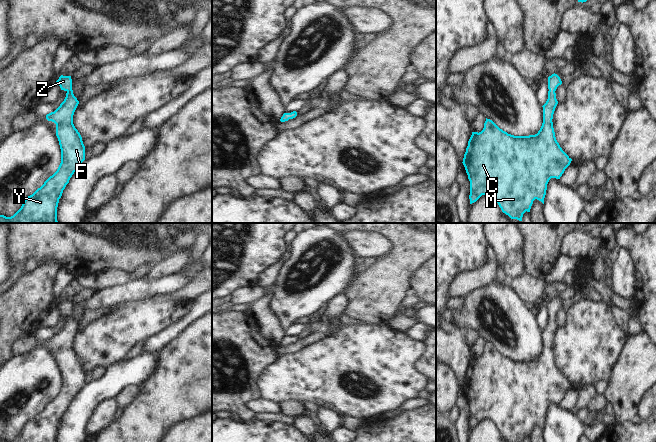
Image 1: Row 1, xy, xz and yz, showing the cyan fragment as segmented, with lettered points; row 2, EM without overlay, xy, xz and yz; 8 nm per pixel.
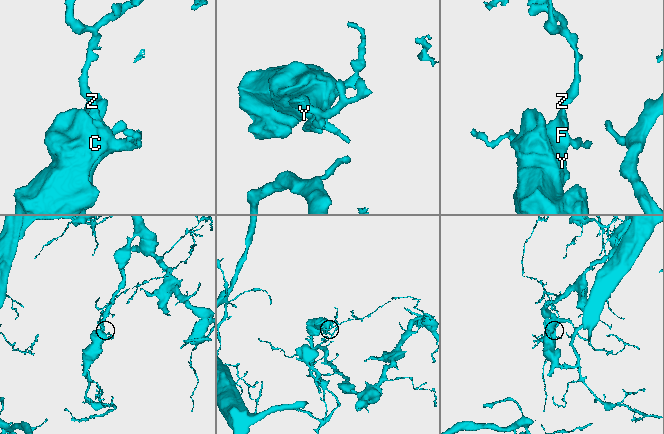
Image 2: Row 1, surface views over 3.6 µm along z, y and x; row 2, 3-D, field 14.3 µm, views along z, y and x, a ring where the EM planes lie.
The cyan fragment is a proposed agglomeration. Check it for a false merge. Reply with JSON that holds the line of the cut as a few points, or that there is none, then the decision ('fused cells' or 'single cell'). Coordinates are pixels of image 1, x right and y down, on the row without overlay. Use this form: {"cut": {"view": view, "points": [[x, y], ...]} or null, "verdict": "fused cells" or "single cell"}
{"cut": null, "verdict": "single cell"}

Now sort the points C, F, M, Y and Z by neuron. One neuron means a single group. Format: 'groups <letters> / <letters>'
groups C F M Y Z

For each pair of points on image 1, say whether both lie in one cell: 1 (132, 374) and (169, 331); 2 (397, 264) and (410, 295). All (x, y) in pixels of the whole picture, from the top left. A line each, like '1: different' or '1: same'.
1: different
2: different

